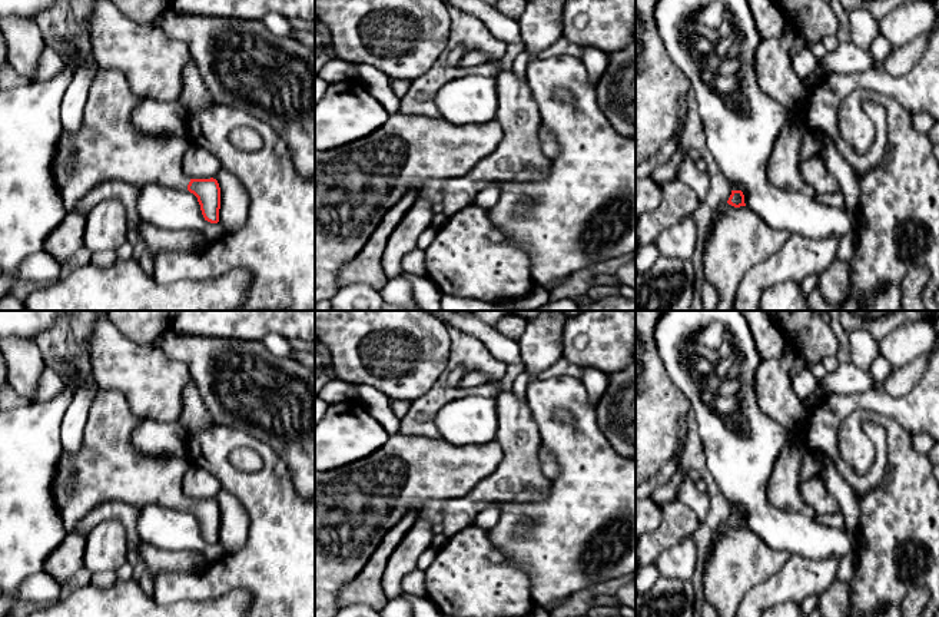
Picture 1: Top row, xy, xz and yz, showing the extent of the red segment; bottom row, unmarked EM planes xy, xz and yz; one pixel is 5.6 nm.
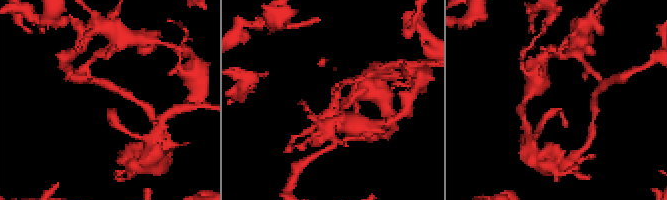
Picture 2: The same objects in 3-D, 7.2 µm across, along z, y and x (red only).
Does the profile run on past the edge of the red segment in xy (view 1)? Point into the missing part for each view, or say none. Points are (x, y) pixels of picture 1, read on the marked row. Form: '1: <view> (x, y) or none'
1: xy (108, 146)

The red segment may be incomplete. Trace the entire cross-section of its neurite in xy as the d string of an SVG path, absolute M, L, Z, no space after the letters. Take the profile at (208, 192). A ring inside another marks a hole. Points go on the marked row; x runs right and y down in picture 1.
M115 69L97 70L76 132L63 129L53 160L52 173L62 193L63 205L72 212L74 205L96 185L106 180L123 180L136 188L157 183L189 190L198 198L205 220L219 222L220 188L216 179L189 179L182 170L182 159L190 147L189 139L167 136L152 137L132 125L132 113L140 96L135 94L126 76Z

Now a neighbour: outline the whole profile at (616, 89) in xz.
M636 33L626 49L607 57L608 64L595 83L595 100L620 135L636 137Z

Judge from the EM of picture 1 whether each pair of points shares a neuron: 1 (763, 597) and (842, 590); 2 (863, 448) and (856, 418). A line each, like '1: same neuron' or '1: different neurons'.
1: different neurons
2: same neuron

